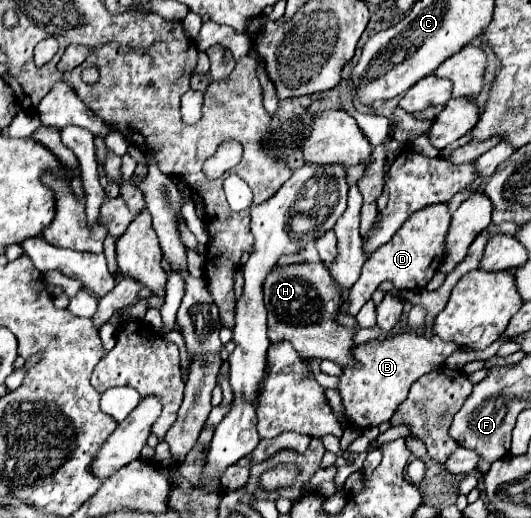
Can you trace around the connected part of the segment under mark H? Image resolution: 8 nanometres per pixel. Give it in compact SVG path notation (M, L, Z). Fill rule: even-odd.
M302 262L302 264L290 264L290 266L276 266L264 280L264 304L268 310L268 338L272 344L278 342L290 342L292 348L302 358L328 358L340 366L354 364L352 360L352 336L356 334L354 328L344 328L336 322L338 316L338 302L340 292L332 282L332 276L324 262Z

